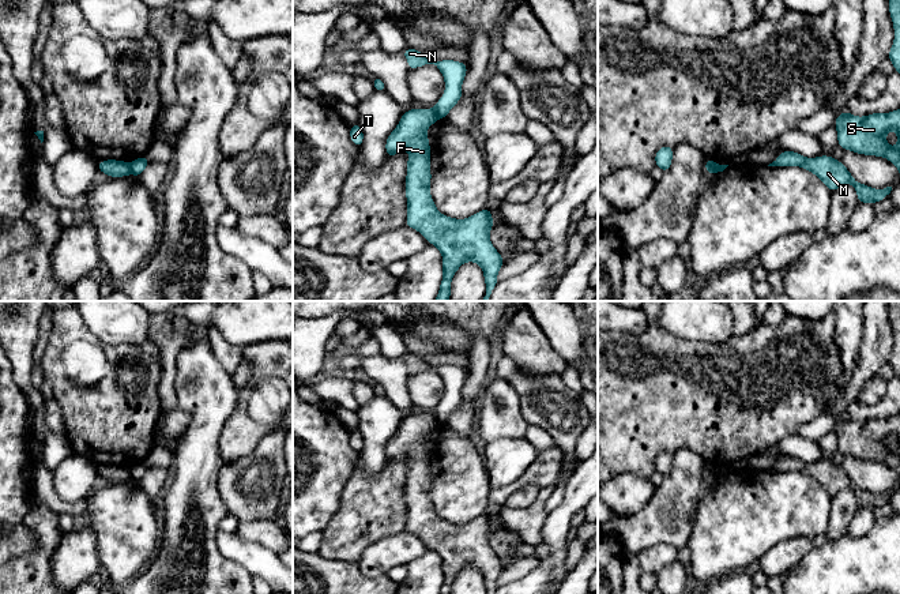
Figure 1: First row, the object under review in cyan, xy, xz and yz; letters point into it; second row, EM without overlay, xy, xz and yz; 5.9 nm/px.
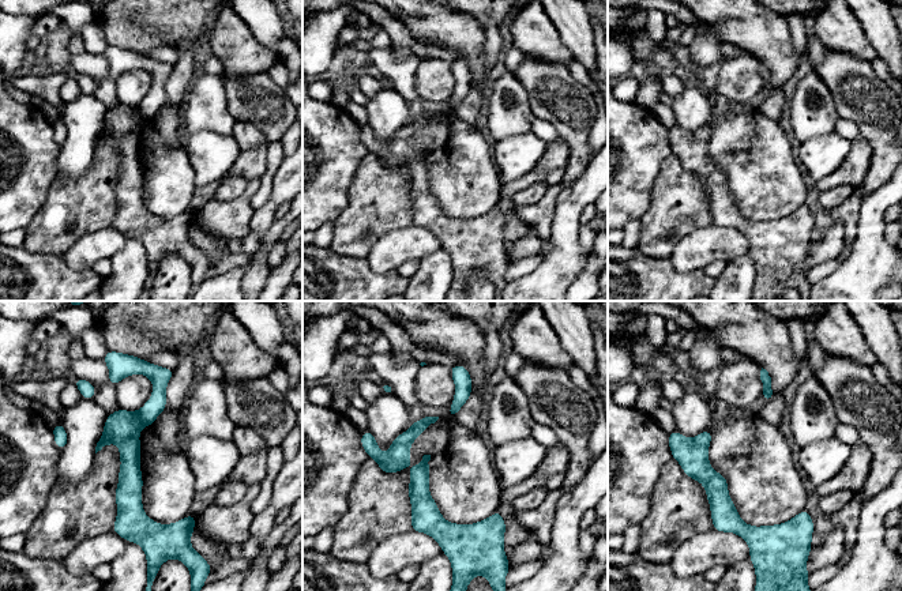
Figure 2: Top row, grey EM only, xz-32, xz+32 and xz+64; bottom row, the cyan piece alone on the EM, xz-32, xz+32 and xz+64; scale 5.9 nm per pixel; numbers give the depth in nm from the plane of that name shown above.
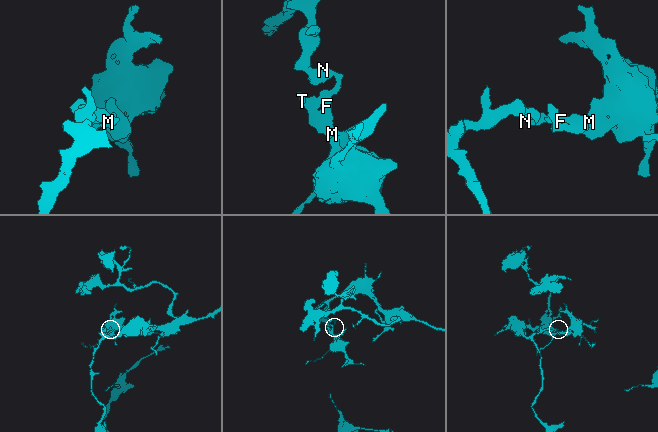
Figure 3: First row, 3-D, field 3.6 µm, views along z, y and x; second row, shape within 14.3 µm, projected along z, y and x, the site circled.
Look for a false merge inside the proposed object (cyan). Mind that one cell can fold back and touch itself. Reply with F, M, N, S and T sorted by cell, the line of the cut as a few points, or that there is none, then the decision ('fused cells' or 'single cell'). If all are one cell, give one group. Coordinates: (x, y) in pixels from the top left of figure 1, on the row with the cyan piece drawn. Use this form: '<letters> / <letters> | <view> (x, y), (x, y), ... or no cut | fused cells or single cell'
F M S T / N | xy (128, 164), (131, 172) | fused cells

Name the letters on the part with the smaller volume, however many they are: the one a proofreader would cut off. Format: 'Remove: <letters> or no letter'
Remove: F, M, S, T

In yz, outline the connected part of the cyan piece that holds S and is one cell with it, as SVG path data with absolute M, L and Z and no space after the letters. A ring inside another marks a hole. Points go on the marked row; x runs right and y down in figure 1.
M900 109L889 113L871 113L865 117L848 112L837 114L835 120L837 144L841 148L863 155L889 159L900 173ZM886 132L897 132L897 146L886 143Z

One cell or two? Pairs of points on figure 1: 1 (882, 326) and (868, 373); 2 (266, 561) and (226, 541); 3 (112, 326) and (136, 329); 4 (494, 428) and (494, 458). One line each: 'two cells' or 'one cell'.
1: one cell
2: one cell
3: one cell
4: two cells

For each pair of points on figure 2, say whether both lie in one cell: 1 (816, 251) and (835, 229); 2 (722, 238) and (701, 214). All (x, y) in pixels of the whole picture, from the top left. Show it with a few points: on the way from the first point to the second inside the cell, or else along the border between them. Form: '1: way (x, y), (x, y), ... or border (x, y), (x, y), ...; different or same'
1: way (822, 247), (834, 234); same
2: border (713, 224), (705, 228), (695, 228), (681, 238); different

